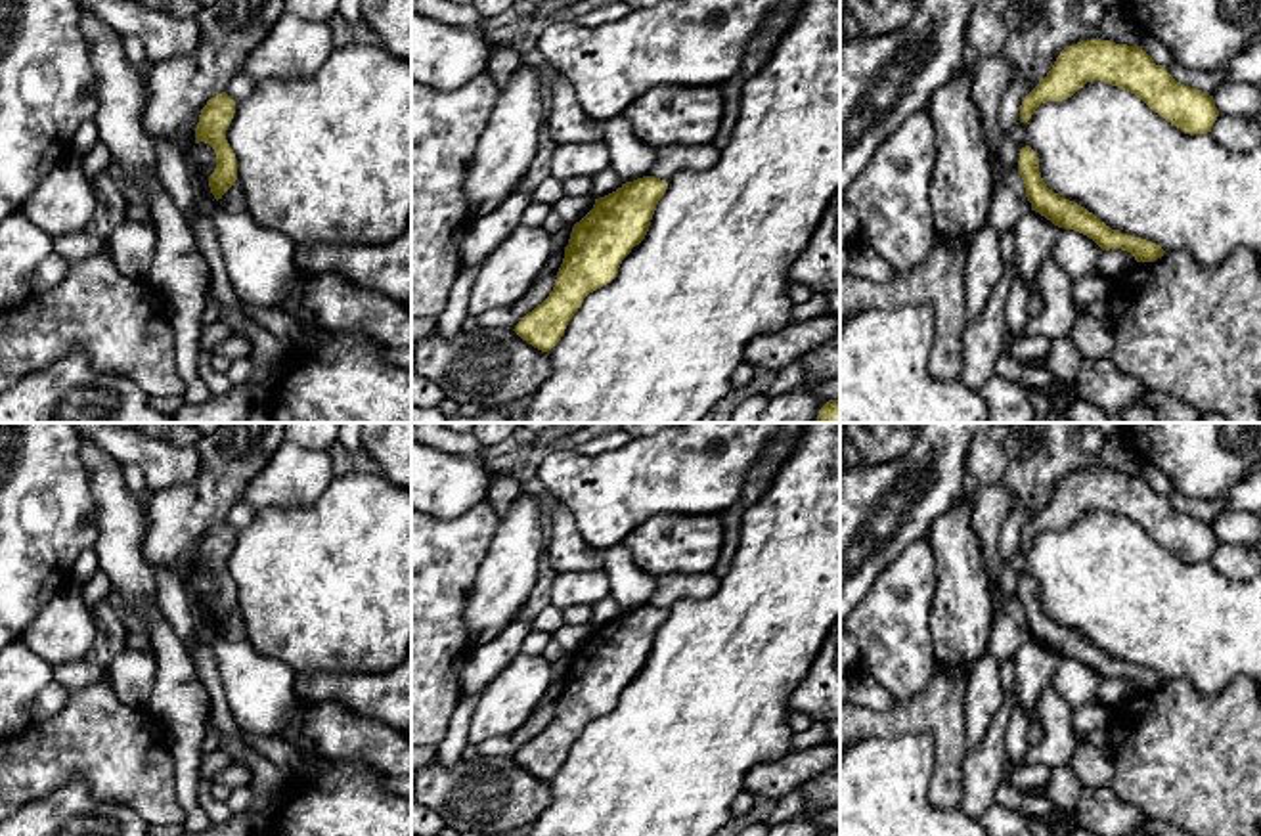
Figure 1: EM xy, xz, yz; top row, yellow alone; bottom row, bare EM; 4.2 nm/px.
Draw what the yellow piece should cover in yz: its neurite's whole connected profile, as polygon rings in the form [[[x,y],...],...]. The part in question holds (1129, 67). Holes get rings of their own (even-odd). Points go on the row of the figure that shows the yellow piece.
[[[1095,38],[1060,52],[1047,77],[1024,98],[1020,122],[1028,122],[1041,103],[1068,99],[1093,80],[1139,96],[1154,113],[1190,136],[1211,132],[1219,117],[1213,96],[1177,82],[1142,46]]]

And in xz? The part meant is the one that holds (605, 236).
[[[643,176],[595,199],[593,209],[572,226],[553,291],[513,331],[549,352],[584,298],[610,283],[622,260],[645,239],[666,189],[666,180]]]

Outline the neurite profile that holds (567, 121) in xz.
[[[557,75],[551,88],[553,99],[545,115],[545,124],[555,143],[603,142],[605,124],[597,122],[582,109],[580,101],[574,98],[570,80]]]

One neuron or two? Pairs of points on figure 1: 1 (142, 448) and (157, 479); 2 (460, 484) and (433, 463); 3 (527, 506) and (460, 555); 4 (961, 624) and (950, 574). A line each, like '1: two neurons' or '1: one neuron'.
1: one neuron
2: one neuron
3: two neurons
4: one neuron

